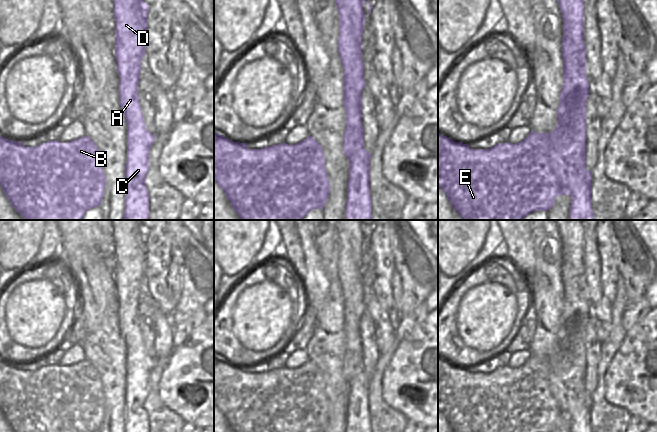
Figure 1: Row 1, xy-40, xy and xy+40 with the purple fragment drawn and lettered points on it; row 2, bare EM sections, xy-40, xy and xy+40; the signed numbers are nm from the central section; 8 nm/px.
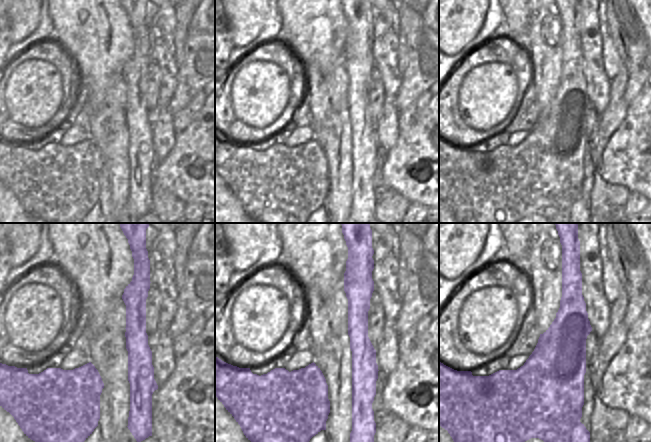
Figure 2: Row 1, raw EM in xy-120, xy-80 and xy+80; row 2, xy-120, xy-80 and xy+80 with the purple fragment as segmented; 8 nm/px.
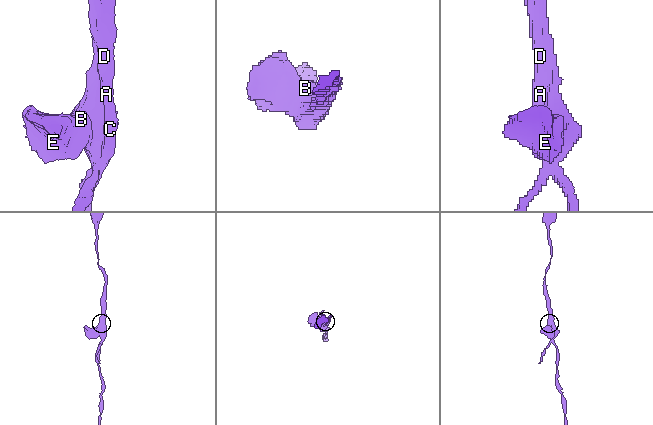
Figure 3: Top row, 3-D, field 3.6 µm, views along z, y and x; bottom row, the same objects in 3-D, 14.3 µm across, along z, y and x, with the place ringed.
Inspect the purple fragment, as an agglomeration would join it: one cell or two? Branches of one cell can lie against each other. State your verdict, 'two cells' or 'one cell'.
two cells

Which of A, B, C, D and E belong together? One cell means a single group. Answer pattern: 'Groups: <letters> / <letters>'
Groups: A C D / B E

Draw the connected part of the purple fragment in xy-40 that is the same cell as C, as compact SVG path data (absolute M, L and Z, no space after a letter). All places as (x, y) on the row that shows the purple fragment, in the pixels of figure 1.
M113 0L119 104L127 124L123 220L149 220L145 176L149 170L149 150L155 135L145 128L137 94L141 60L145 55L148 10L148 4L142 0Z

